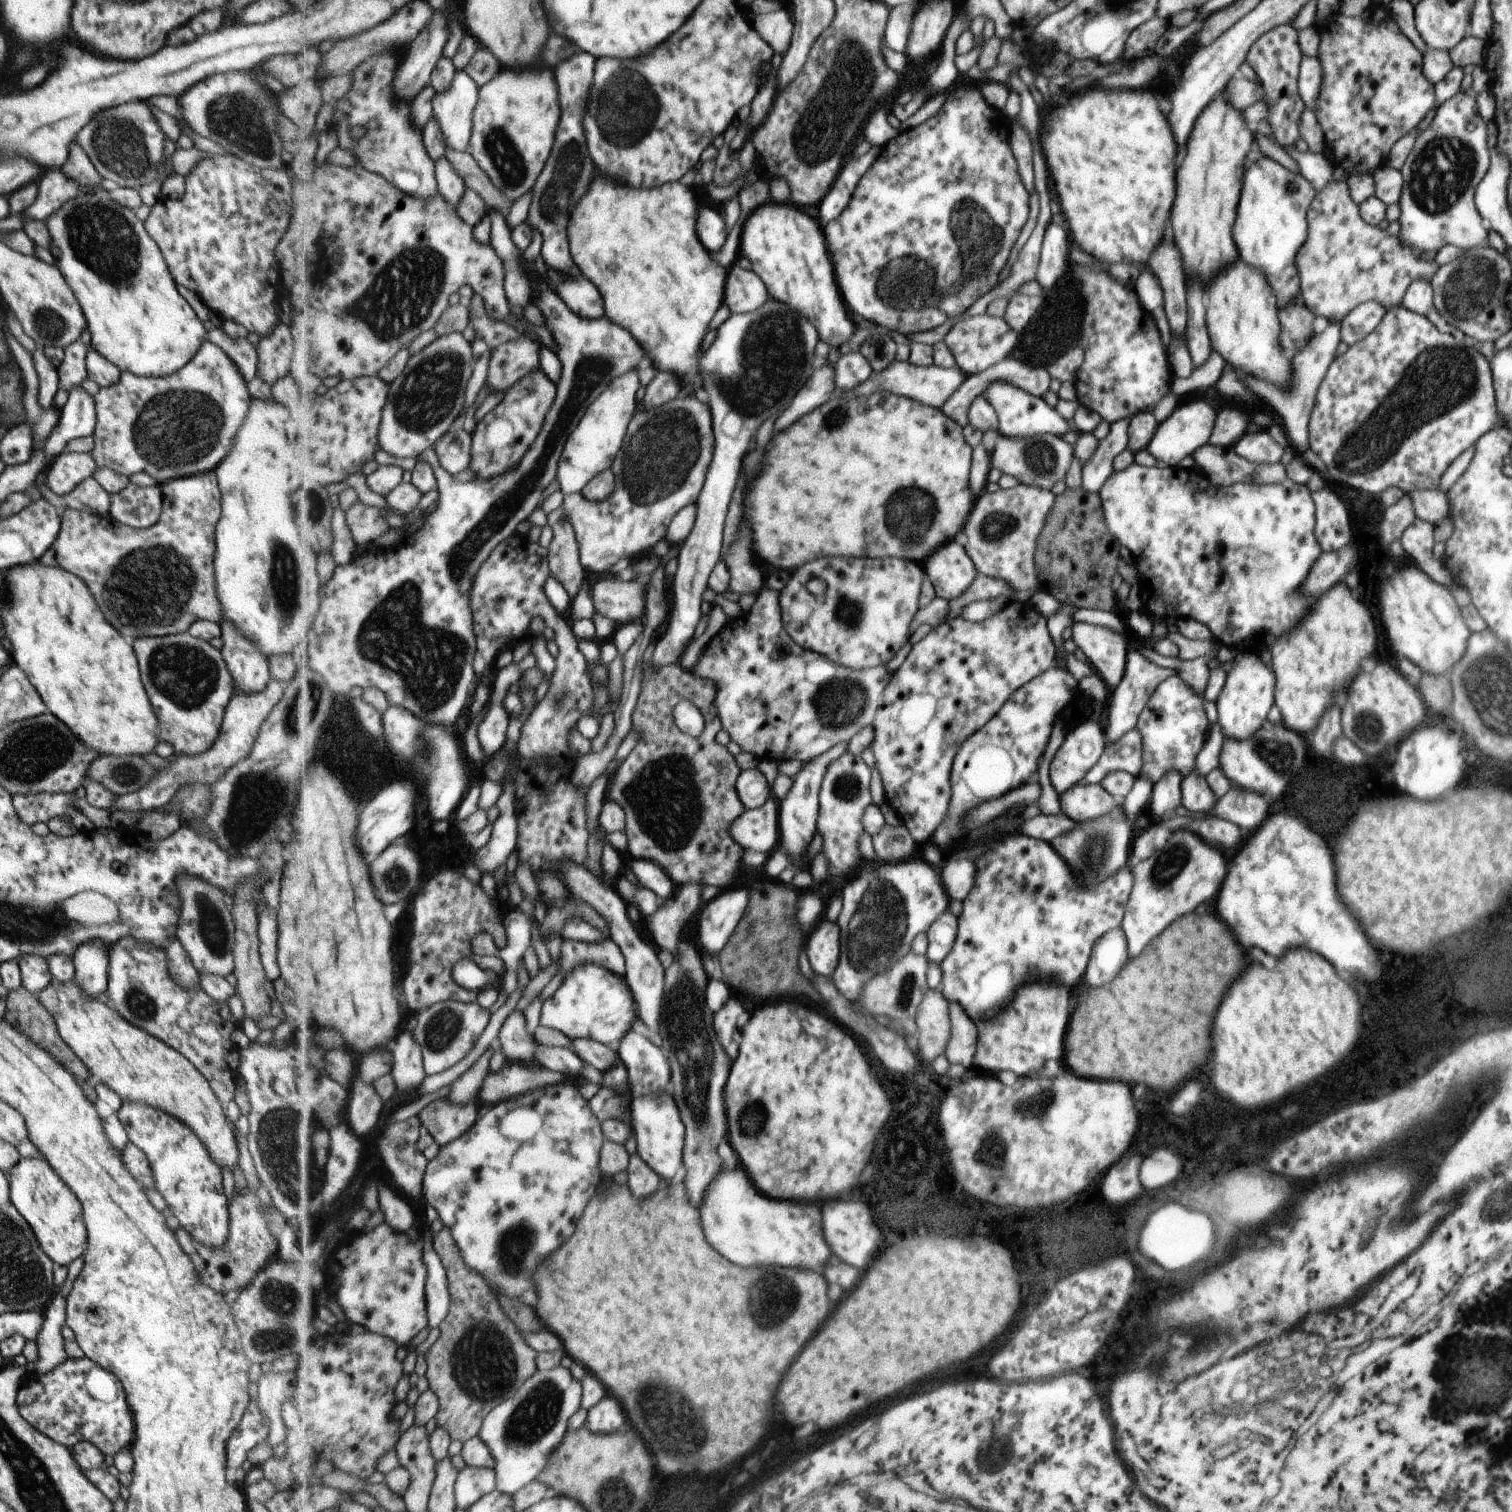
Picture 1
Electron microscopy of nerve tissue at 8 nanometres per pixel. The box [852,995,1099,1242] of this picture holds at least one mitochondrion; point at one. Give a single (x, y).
(991, 1151)

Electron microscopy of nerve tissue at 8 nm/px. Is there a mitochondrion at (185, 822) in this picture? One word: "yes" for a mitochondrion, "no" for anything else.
no

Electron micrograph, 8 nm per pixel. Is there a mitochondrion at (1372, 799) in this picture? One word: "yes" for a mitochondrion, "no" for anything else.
no

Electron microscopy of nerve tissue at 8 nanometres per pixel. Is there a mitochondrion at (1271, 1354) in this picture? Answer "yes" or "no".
yes

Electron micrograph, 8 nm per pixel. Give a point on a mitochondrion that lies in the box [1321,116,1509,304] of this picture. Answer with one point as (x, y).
(1441, 173)

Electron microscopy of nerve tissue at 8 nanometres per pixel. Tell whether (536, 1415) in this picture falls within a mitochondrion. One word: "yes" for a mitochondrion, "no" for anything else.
yes

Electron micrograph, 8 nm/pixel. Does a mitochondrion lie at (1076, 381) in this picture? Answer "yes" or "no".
no

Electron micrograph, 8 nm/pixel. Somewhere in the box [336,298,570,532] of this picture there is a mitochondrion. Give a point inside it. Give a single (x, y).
(430, 392)

